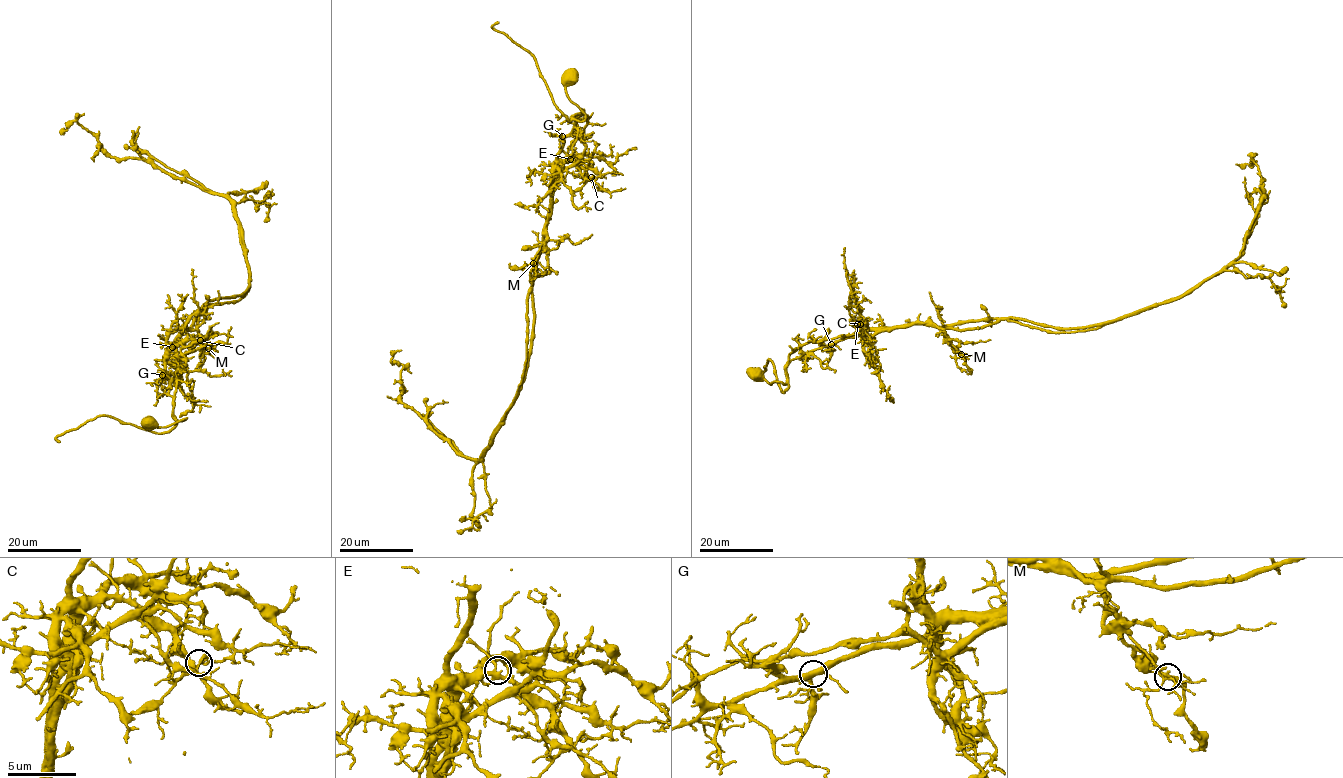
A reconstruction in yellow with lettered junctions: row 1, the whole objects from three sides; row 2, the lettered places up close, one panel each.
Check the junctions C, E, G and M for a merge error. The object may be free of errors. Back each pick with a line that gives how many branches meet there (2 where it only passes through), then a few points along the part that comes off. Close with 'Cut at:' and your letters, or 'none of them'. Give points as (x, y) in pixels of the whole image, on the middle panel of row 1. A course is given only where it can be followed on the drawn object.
C: branches 6; course (591, 177), (572, 164), (553, 191), (521, 383), (478, 460), (401, 402), (402, 365), (391, 359), (401, 350)
Cut at: C

